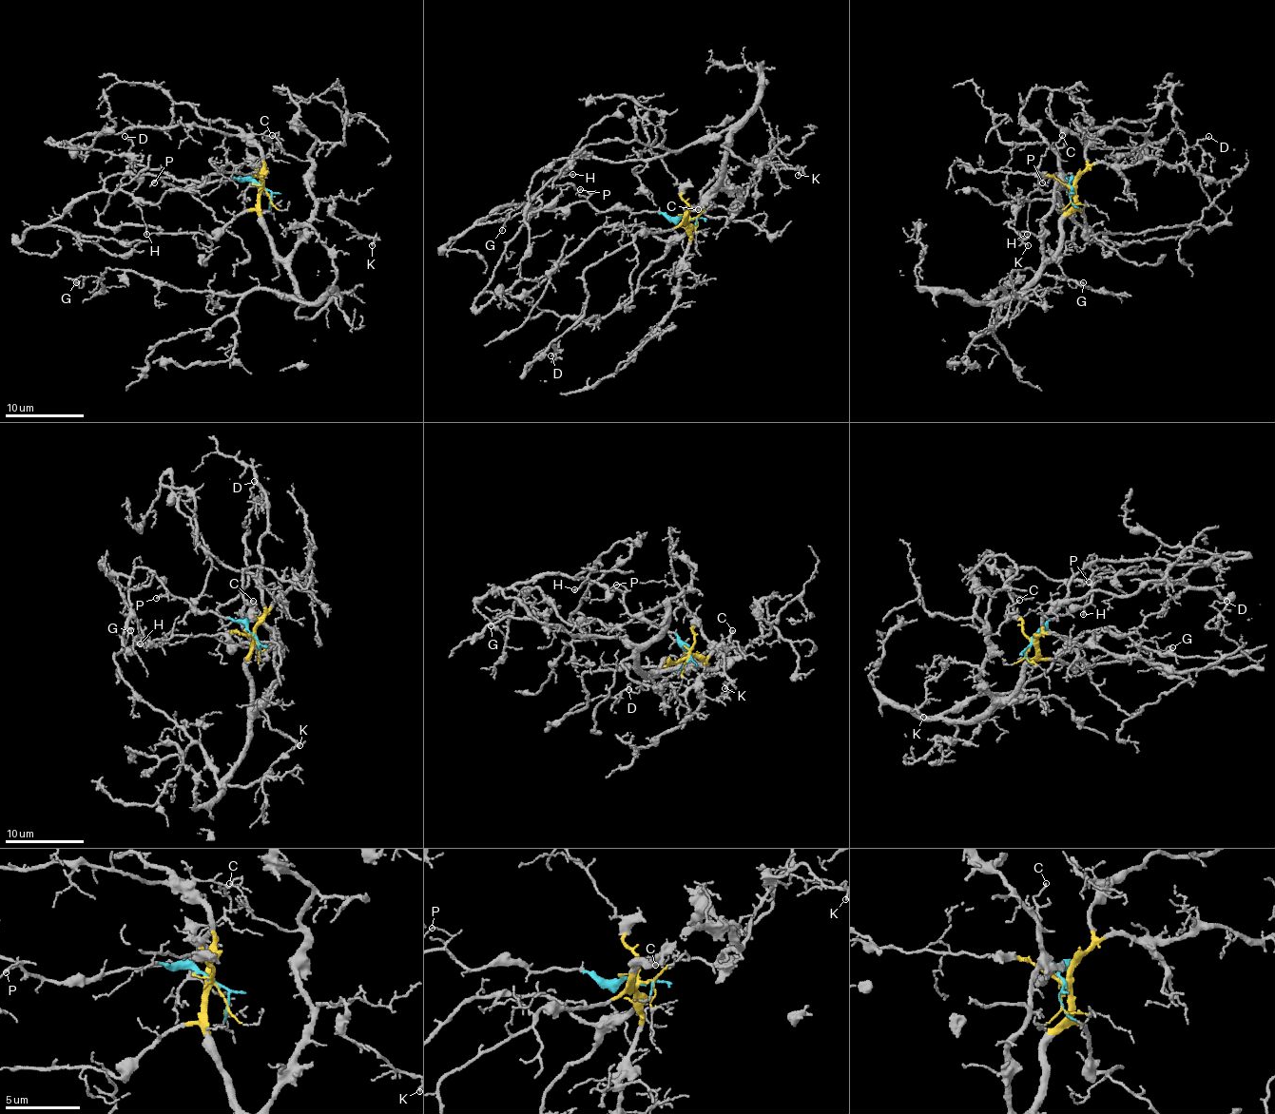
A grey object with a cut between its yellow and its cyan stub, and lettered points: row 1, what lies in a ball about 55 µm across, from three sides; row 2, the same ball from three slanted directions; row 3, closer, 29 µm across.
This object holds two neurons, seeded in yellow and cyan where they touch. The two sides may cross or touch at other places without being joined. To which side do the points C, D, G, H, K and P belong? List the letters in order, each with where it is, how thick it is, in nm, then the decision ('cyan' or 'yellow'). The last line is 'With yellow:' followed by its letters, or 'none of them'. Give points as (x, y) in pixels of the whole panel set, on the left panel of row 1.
C: at (272, 135); 90 nm thick; yellow
D: at (125, 136); 100 nm thick; yellow
G: at (76, 282); 130 nm thick; yellow
H: at (146, 234); 130 nm thick; cyan
K: at (372, 245); 150 nm thick; yellow
P: at (154, 182); 140 nm thick; cyan
With yellow: C, D, G, K

